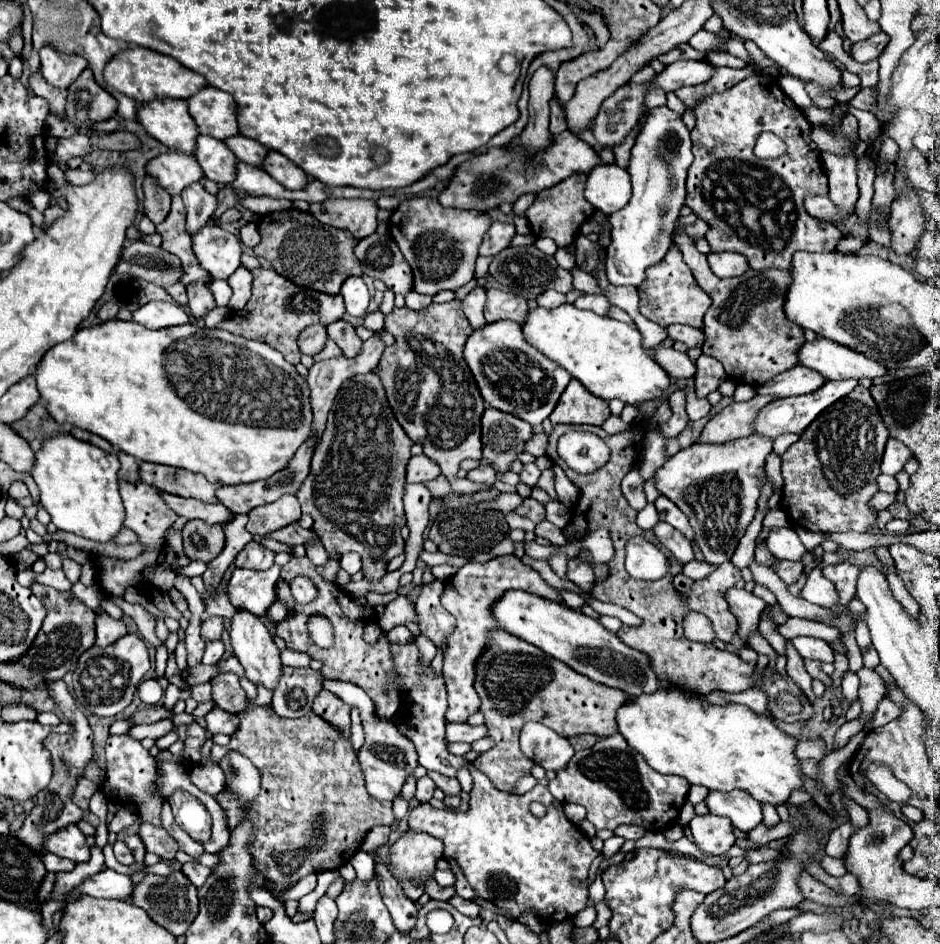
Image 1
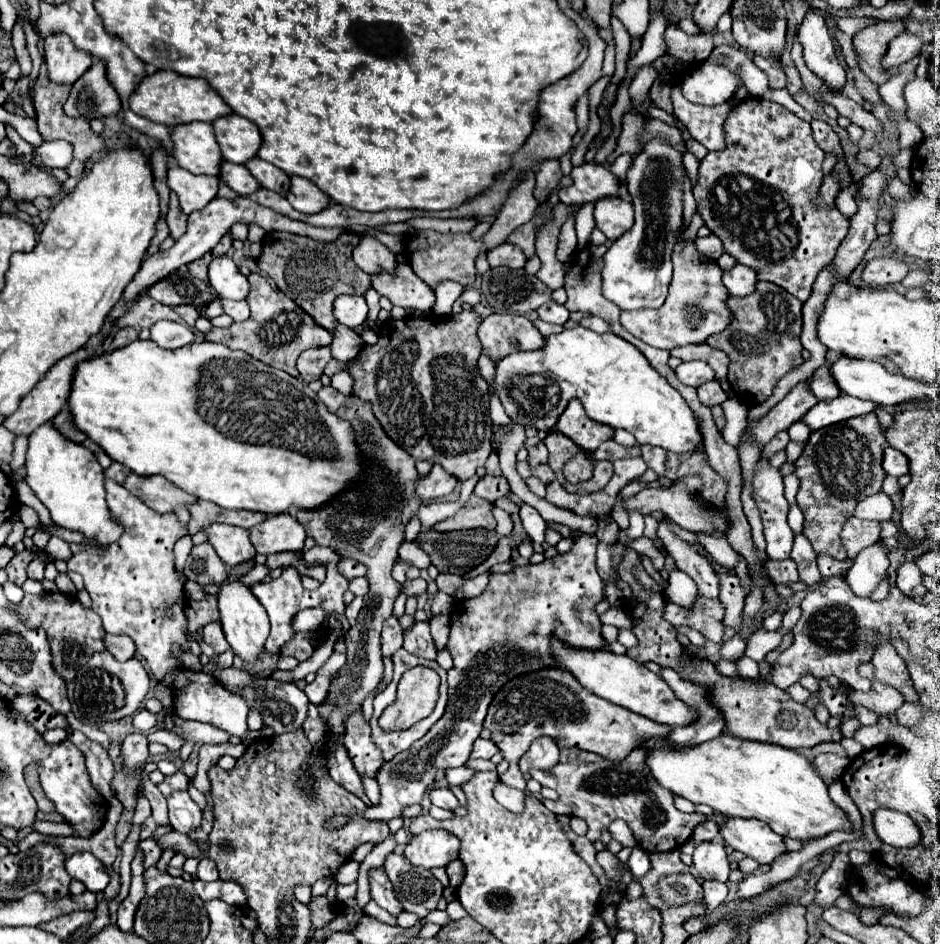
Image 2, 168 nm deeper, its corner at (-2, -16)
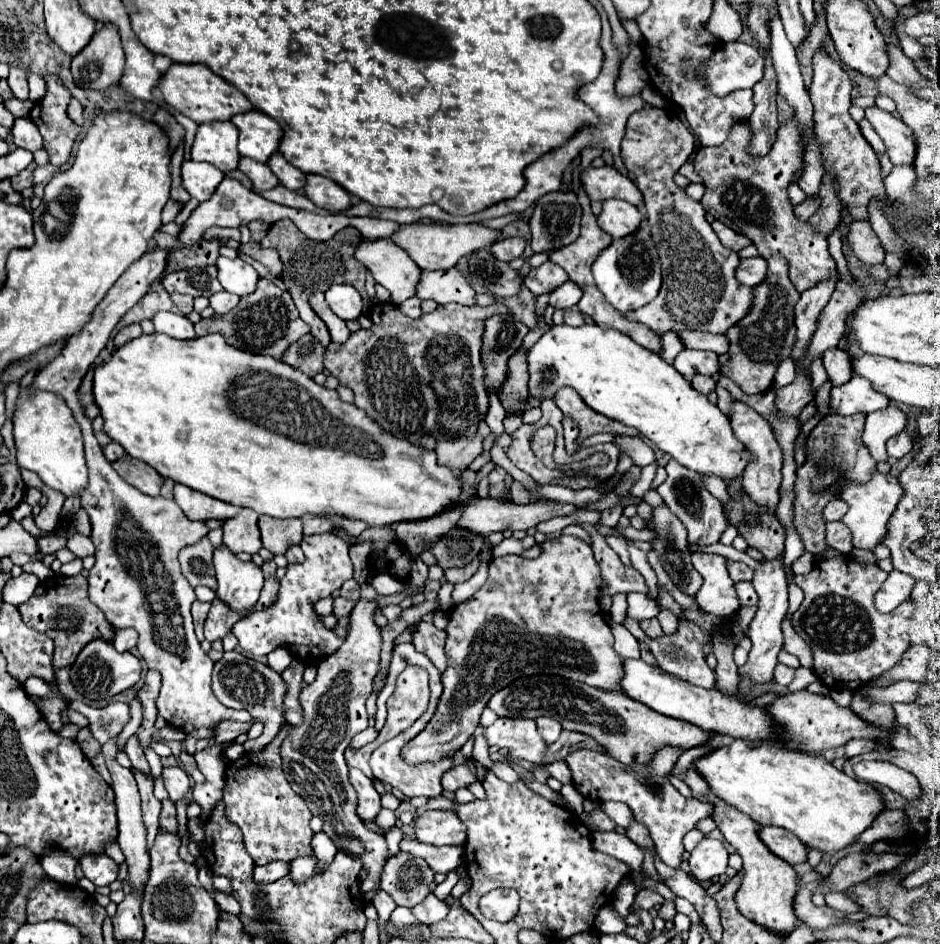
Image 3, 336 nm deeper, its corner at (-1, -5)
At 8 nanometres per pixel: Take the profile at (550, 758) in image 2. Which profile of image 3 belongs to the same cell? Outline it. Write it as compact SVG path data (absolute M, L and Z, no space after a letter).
M538 717L536 723L538 723L538 731L540 731L542 739L544 739L548 745L558 739L562 727L560 727L560 723L556 723L556 719L552 719L552 717Z

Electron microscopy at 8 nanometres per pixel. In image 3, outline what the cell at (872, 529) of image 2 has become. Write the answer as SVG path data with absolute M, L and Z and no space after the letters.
M832 521L826 523L826 537L828 545L840 553L850 553L852 551L852 541L850 541L850 529L842 521Z

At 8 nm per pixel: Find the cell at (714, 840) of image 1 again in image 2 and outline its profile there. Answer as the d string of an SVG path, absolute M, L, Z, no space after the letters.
M709 840L697 844L693 852L693 868L703 880L727 882L731 868L729 868L725 844L721 840Z

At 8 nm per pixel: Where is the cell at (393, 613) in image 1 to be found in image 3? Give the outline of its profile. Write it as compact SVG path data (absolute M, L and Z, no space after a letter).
M420 621L418 629L414 633L414 647L424 653L440 673L446 669L446 655L444 655L444 643L446 643L446 631L440 631L434 627L434 623Z

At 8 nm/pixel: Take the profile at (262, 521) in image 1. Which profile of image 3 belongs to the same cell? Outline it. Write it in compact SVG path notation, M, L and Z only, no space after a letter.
M262 515L258 519L258 527L262 533L262 545L272 555L286 555L288 547L300 545L302 541L302 521L300 519L272 519Z

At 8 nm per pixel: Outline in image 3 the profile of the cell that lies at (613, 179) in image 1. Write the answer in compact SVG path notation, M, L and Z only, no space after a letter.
M608 199L602 203L602 213L598 217L598 225L610 237L628 237L642 223L642 215L634 205L628 205L622 199Z

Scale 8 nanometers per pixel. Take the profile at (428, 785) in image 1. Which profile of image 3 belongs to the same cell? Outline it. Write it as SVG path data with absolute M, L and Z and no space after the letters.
M470 759L470 761L462 763L462 765L452 767L448 773L444 773L442 787L448 789L448 791L458 791L462 787L468 787L470 783L480 781L480 777L484 777L484 773L486 773L486 767L480 765L478 761Z

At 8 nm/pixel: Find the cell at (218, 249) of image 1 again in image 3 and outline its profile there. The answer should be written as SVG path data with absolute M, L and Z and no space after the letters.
M218 257L216 265L218 265L218 279L228 293L242 297L242 295L250 295L256 289L256 283L260 277L256 269L250 263L246 263L244 259Z

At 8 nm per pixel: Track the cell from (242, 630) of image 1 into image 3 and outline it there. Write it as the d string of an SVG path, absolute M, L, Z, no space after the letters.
M226 545L214 549L218 597L234 611L252 609L262 591L262 569L252 561L238 559Z

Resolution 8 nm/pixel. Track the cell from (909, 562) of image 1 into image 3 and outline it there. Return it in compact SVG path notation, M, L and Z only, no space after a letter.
M892 571L888 575L888 579L884 581L884 585L876 591L874 597L874 605L880 613L890 613L892 609L896 609L902 601L910 599L910 591L914 587L914 579L900 573L900 571Z

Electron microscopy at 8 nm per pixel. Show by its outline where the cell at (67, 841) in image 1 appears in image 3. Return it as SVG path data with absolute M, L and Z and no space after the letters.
M108 855L82 857L78 865L82 867L84 877L90 879L96 887L100 887L100 885L110 885L110 883L116 881L116 877L118 877L118 865L116 865Z

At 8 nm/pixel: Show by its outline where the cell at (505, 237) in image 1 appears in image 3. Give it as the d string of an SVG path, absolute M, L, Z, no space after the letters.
M506 237L506 239L496 241L496 243L490 247L492 255L494 255L498 261L506 261L506 263L512 261L512 259L516 259L516 257L520 257L520 255L524 253L524 249L526 249L526 241L520 239L520 237Z

